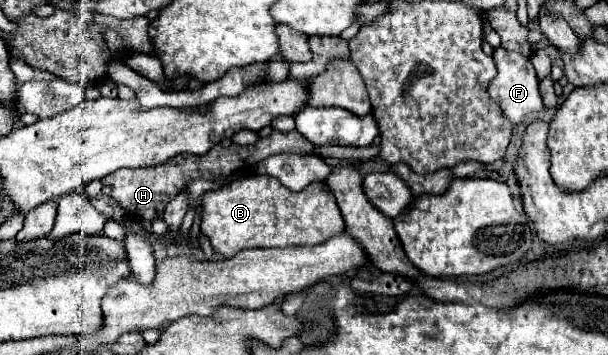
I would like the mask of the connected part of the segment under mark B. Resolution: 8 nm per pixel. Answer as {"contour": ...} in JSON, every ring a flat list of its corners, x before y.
{"contour":[[249,174,203,194,201,204,201,232,209,236,213,250,221,258,235,256,243,248,315,246,345,230,341,210,325,182,313,182,301,192,291,192,273,176]]}

